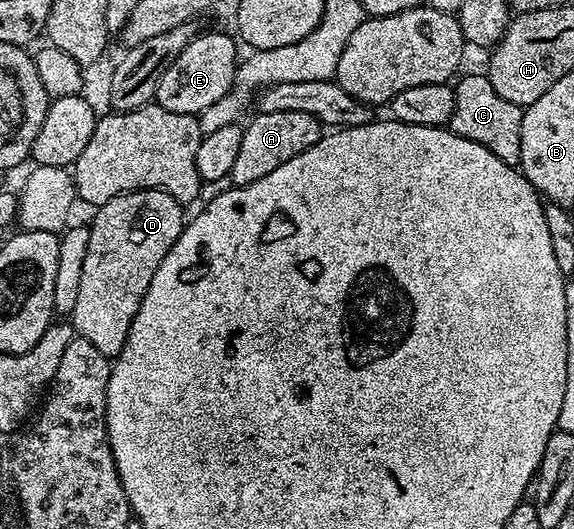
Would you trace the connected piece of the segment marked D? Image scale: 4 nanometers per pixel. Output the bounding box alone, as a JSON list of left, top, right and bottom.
[70,189,186,359]

